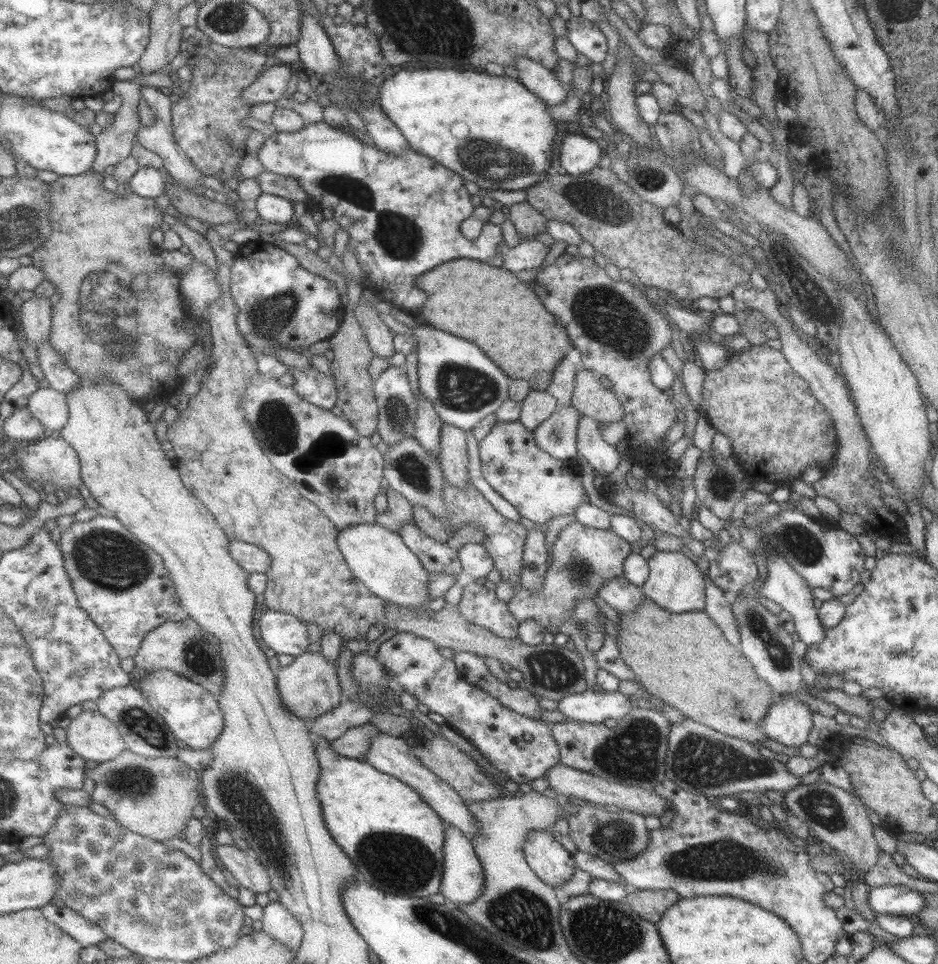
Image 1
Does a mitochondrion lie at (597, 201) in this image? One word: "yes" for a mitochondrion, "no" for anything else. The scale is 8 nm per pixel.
yes

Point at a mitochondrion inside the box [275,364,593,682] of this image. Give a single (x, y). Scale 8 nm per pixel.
(410, 468)

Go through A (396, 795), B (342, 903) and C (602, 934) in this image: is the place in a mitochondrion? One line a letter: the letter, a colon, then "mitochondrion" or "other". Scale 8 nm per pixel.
A: other
B: other
C: mitochondrion

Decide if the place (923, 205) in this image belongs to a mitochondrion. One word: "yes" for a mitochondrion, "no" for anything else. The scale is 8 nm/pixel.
yes

